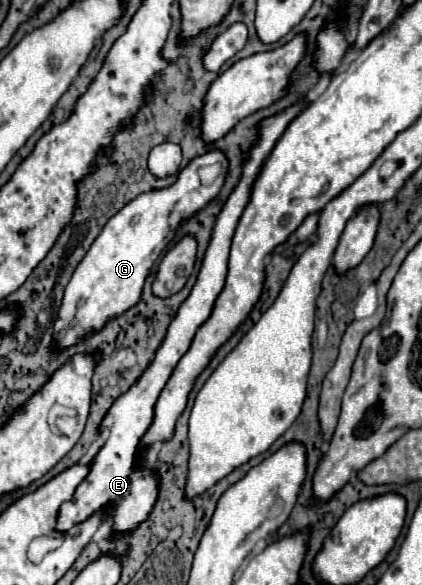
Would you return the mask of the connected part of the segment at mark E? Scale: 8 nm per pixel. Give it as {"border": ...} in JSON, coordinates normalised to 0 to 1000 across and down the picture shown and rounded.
{"border":[[[725,176],[692,179],[687,186],[678,186],[678,190],[668,190],[668,193],[659,193],[659,197],[649,197],[649,200],[640,200],[640,203],[616,210],[616,241],[592,255],[592,275],[578,282],[573,306],[569,306],[564,320],[550,326],[550,333],[540,337],[531,357],[521,361],[521,368],[512,374],[502,412],[498,412],[498,422],[493,422],[493,429],[483,436],[479,460],[469,467],[469,480],[464,480],[455,501],[445,504],[445,511],[427,521],[412,549],[403,552],[393,579],[379,590],[365,621],[341,634],[341,641],[327,648],[327,655],[303,665],[303,672],[294,672],[289,679],[280,679],[270,685],[270,692],[251,706],[251,713],[242,720],[242,733],[256,730],[261,733],[261,747],[256,747],[251,761],[242,761],[242,768],[218,785],[213,809],[185,829],[185,836],[175,843],[175,853],[166,853],[166,856],[156,856],[147,863],[142,880],[137,880],[137,897],[133,897],[142,908],[161,908],[171,897],[204,891],[204,884],[213,884],[227,870],[246,870],[246,867],[256,867],[256,877],[270,887],[270,901],[265,901],[270,908],[308,908],[308,904],[327,901],[346,887],[346,877],[355,877],[355,870],[365,867],[365,850],[374,850],[374,815],[370,815],[370,809],[360,802],[318,798],[313,795],[318,768],[322,768],[322,761],[332,757],[332,750],[341,747],[346,733],[360,723],[365,692],[374,685],[379,668],[389,665],[393,651],[403,648],[403,641],[408,641],[417,621],[427,617],[427,610],[445,600],[450,583],[455,583],[464,562],[498,542],[507,515],[512,515],[512,508],[521,504],[521,497],[531,491],[536,456],[540,456],[540,432],[545,432],[545,412],[550,412],[559,381],[564,381],[564,374],[569,374],[569,368],[573,368],[573,361],[578,361],[578,354],[583,354],[583,347],[592,340],[597,313],[602,313],[607,299],[616,296],[616,285],[621,285],[626,272],[635,268],[640,255],[654,248],[659,234],[673,227],[682,210],[720,183],[725,183]]]}

